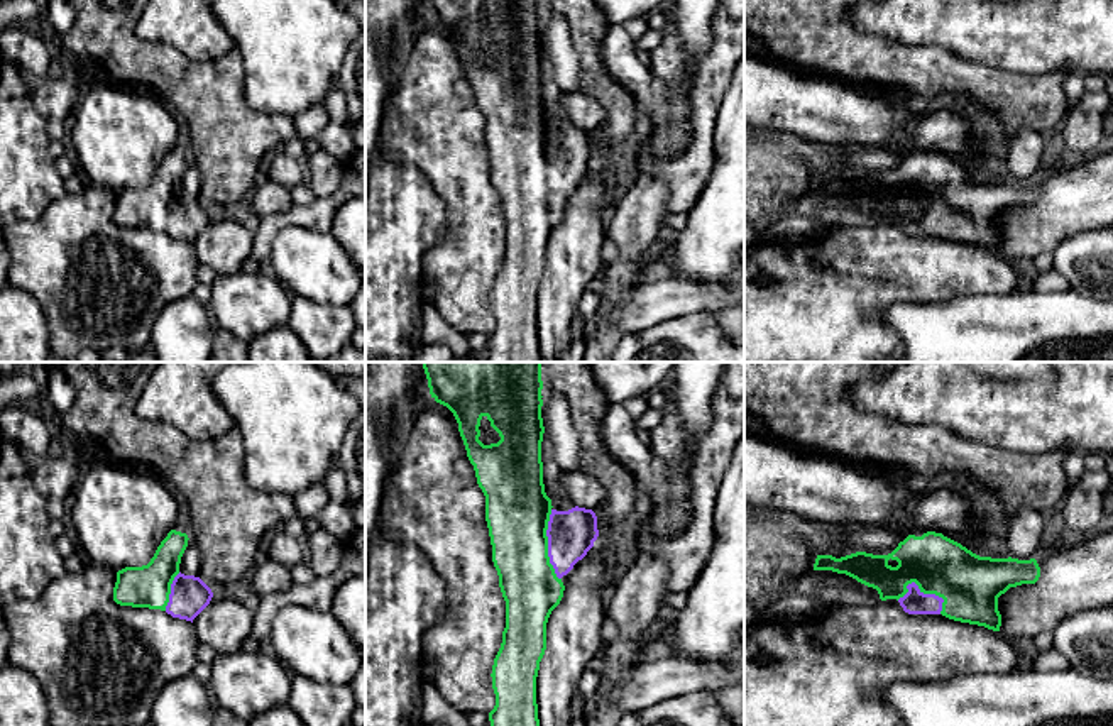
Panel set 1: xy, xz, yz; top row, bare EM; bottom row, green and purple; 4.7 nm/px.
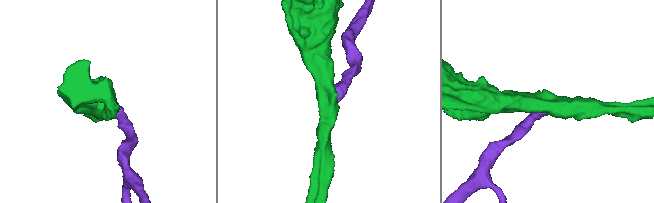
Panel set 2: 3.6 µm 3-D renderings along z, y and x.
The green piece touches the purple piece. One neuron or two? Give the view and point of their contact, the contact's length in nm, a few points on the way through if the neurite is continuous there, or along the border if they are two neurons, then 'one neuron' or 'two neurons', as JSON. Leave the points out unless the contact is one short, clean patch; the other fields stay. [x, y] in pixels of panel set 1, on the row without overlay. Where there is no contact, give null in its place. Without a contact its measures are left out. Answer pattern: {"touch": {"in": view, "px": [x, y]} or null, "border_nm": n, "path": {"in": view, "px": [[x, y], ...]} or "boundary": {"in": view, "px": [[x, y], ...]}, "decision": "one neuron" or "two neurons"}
{"touch": {"in": "xz", "px": [547, 166]}, "border_nm": 340, "path": {"in": "xz", "px": [[518, 131], [521, 141], [547, 166], [570, 154]]}, "decision": "one neuron"}

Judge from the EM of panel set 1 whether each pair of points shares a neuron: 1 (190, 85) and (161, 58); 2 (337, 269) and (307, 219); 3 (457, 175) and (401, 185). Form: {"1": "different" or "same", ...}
{"1": "same", "2": "different", "3": "different"}

